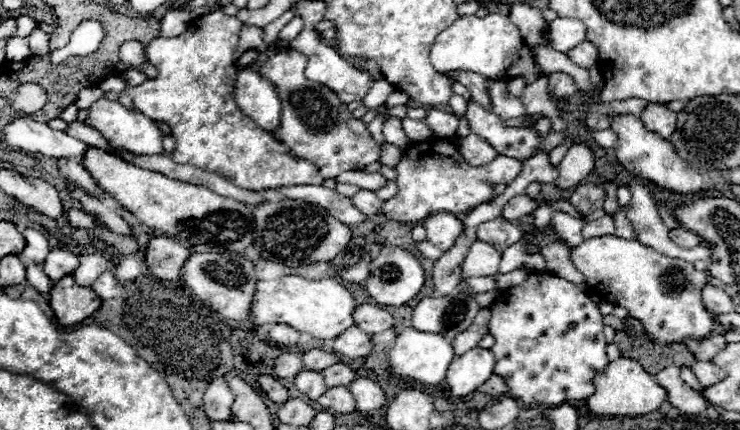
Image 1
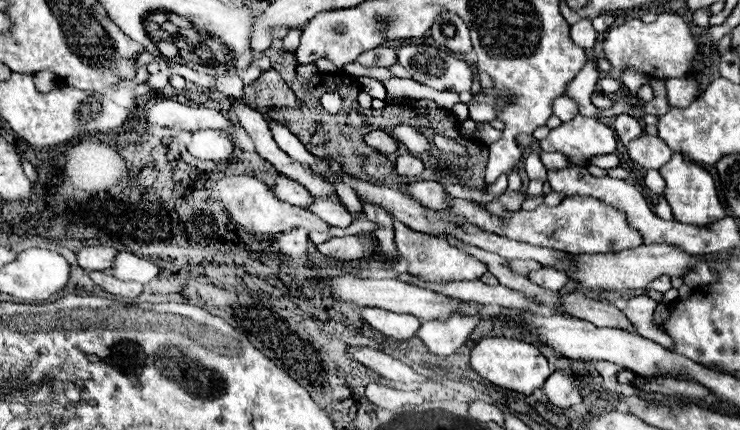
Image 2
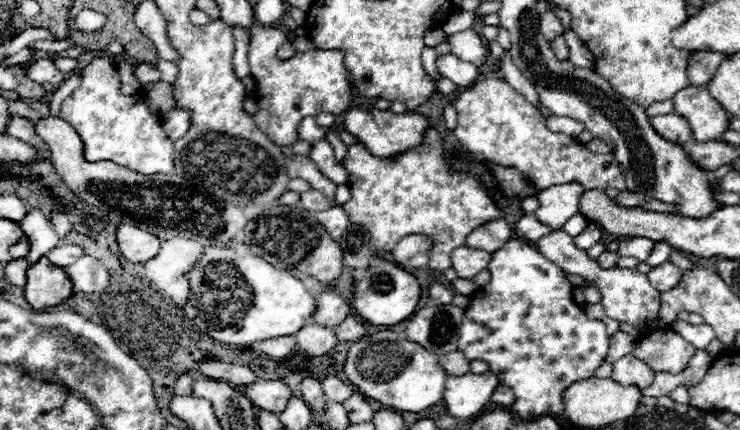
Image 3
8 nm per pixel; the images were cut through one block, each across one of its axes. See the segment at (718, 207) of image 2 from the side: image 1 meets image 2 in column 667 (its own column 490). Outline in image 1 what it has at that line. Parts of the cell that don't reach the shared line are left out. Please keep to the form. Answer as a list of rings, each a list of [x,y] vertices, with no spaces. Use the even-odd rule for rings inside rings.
[[[430,138],[404,150],[404,158],[396,166],[398,194],[392,200],[386,200],[382,210],[400,222],[420,222],[434,212],[470,212],[482,202],[494,198],[492,184],[508,184],[518,176],[518,172],[520,162],[508,156],[498,156],[486,166],[470,166],[452,142]]]

